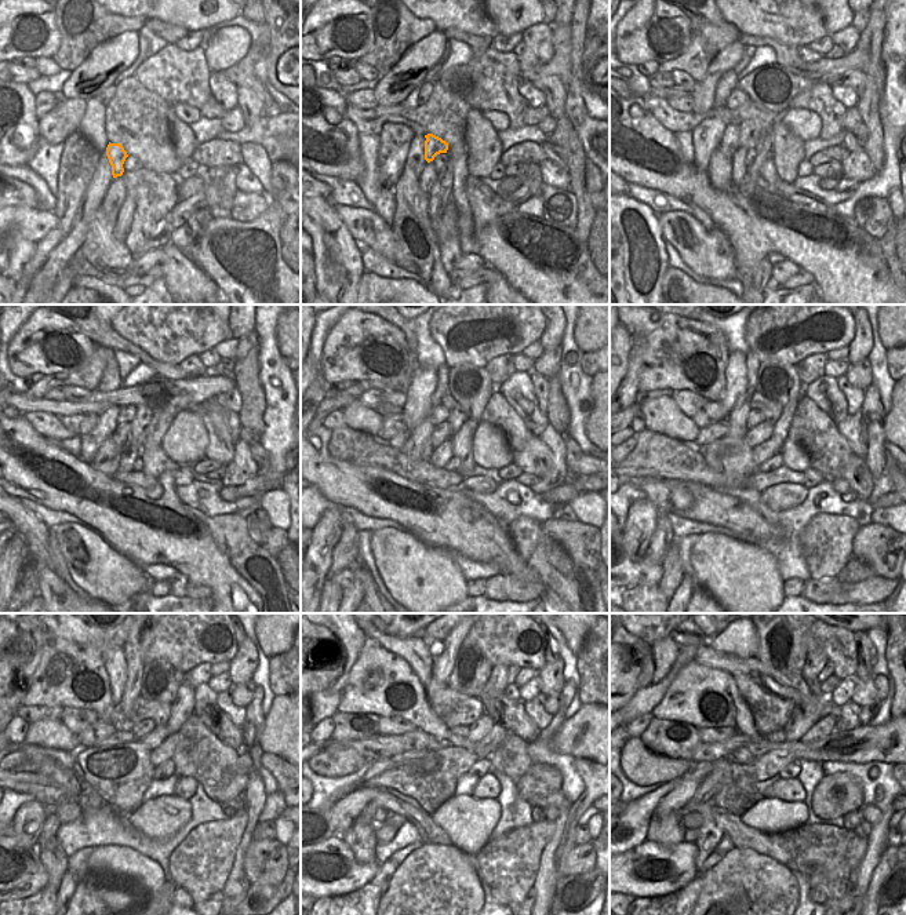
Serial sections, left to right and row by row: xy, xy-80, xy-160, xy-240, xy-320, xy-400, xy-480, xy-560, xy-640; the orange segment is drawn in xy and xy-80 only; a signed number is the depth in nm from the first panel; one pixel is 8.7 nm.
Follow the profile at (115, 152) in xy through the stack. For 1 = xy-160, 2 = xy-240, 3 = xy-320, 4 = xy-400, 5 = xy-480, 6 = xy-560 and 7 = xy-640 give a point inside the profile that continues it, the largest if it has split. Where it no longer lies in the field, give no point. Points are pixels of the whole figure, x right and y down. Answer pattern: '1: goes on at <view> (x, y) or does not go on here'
1: goes on at xy-160 (749, 132)
2: goes on at xy-240 (139, 425)
3: goes on at xy-320 (457, 415)
4: goes on at xy-400 (771, 409)
5: goes on at xy-480 (142, 708)
6: goes on at xy-560 (454, 708)
7: goes on at xy-640 (770, 711)

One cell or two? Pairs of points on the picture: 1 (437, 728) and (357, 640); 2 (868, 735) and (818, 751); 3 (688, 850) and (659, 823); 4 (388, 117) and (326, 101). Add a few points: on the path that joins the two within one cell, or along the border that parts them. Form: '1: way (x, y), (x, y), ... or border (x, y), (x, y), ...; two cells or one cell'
1: border (367, 638), (348, 675); two cells
2: way (859, 748), (851, 754), (832, 751); one cell
3: border (647, 839), (663, 845), (675, 845), (683, 841); two cells
4: border (346, 104), (346, 116), (359, 131); two cells

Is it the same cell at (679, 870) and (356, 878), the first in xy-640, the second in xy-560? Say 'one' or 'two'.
one

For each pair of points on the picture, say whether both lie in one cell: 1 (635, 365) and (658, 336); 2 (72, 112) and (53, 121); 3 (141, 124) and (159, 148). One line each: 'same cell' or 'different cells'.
1: different cells
2: same cell
3: same cell

